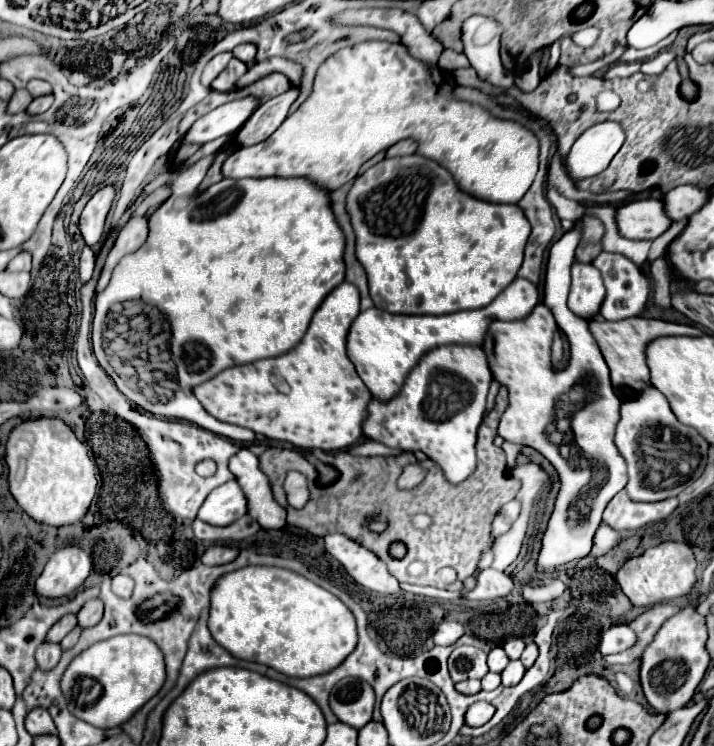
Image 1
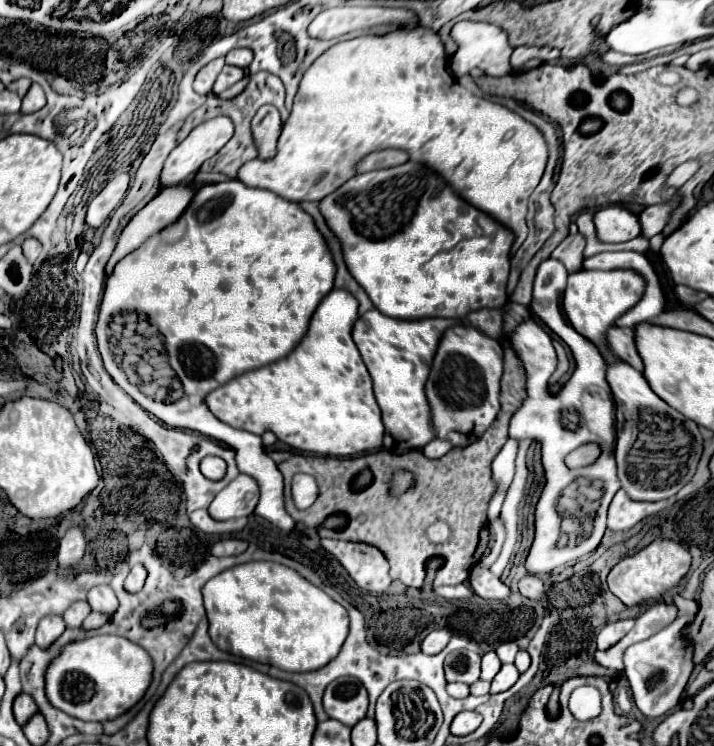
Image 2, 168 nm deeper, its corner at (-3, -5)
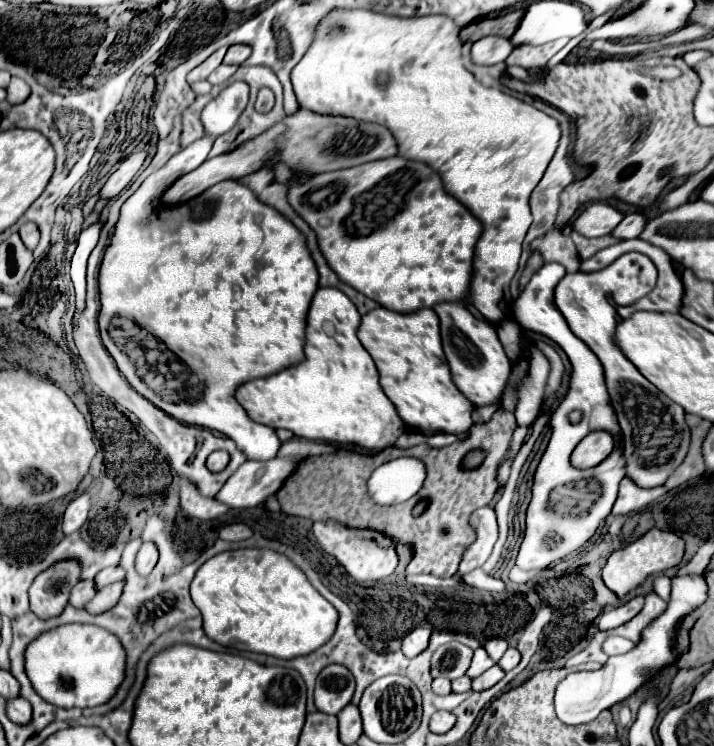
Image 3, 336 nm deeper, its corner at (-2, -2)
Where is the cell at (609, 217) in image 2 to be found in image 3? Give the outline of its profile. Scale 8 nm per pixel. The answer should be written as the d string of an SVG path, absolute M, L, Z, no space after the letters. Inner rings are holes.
M594 202L582 210L582 214L570 224L570 228L586 238L598 238L612 232L612 226L620 222L622 214L606 202Z

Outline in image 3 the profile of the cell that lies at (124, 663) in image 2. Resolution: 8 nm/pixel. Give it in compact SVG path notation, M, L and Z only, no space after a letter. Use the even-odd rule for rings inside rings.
M62 624L42 632L24 650L24 670L32 688L58 708L92 708L108 702L124 680L124 648L104 628Z

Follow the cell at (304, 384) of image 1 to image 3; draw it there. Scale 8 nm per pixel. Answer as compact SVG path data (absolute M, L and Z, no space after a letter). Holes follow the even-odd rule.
M320 288L314 294L314 300L308 310L308 328L306 328L306 360L290 366L268 378L258 378L246 382L238 388L236 398L248 410L250 418L272 428L288 428L298 438L308 438L316 442L332 444L358 444L368 450L384 450L392 446L400 434L406 432L404 420L398 416L396 406L384 394L380 386L380 376L374 366L372 356L360 344L356 330L360 326L360 314L346 294L332 288Z

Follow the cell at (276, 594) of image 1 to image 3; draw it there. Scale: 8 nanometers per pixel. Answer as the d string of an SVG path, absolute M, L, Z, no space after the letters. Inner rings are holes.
M270 548L220 552L206 560L190 584L190 596L204 618L204 632L222 646L296 658L322 646L336 630L336 610L284 554Z

